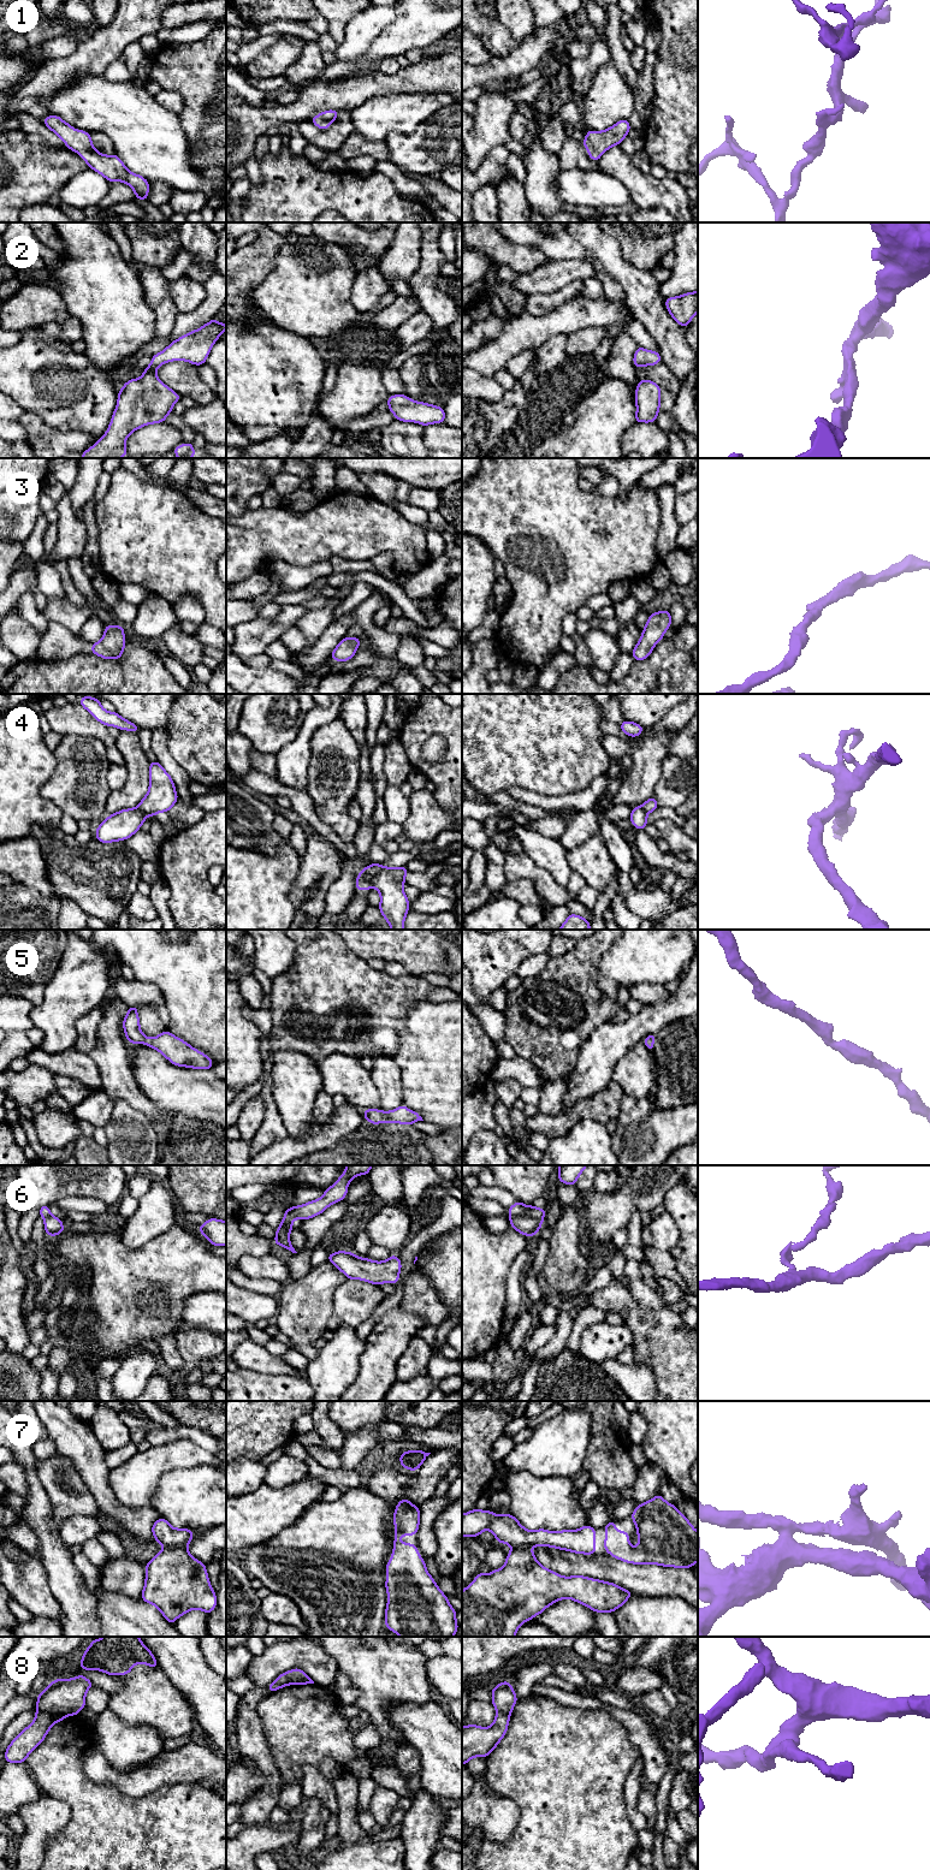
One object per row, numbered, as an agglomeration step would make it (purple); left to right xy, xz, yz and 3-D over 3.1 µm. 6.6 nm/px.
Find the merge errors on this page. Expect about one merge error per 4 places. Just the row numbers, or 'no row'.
4, 6, 7, 8

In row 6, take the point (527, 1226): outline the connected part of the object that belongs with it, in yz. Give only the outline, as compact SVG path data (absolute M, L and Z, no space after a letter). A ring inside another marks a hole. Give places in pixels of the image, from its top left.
M511 1216L509 1222L515 1230L526 1236L535 1236L543 1225L543 1222L529 1216Z

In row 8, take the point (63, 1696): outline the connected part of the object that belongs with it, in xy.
M83 1675L72 1679L53 1680L37 1696L35 1709L66 1716L78 1715L85 1708L85 1693L94 1684Z

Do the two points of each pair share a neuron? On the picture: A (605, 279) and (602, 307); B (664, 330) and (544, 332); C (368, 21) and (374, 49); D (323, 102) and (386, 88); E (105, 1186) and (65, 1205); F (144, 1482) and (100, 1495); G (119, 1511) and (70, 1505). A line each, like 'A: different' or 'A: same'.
A: different
B: different
C: different
D: same
E: different
F: different
G: different

